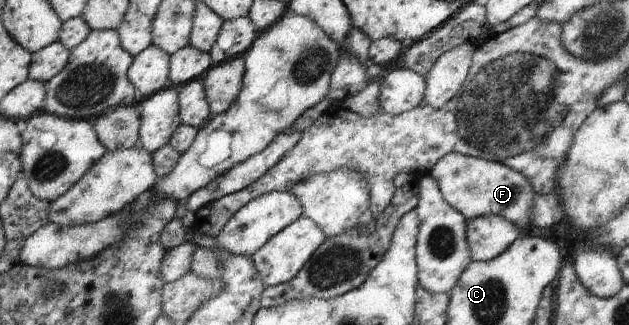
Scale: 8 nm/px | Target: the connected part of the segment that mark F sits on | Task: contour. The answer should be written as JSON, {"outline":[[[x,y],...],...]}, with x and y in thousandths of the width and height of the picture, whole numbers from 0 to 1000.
{"outline":[[[715,468],[695,495],[682,535],[695,560],[707,622],[723,637],[741,674],[797,665],[822,695],[830,720],[847,698],[841,689],[841,652],[851,591],[828,529],[790,495]]]}

